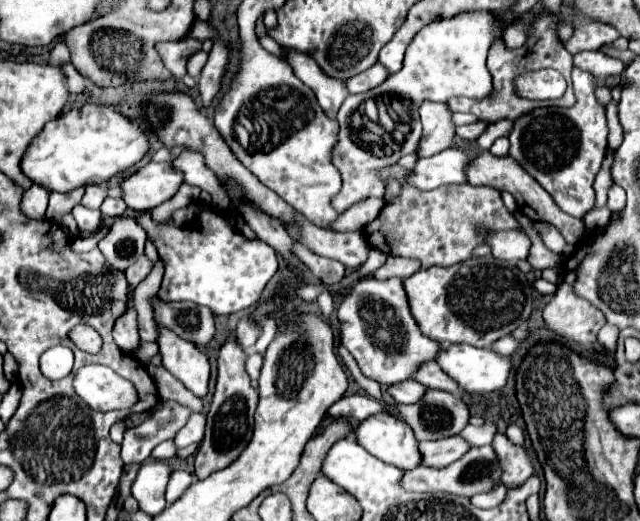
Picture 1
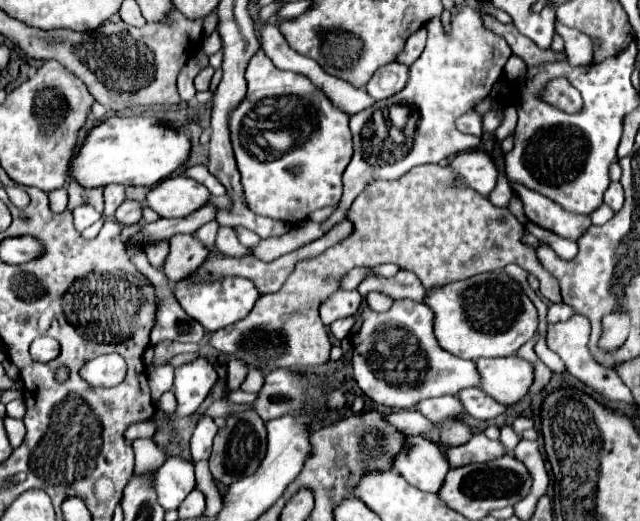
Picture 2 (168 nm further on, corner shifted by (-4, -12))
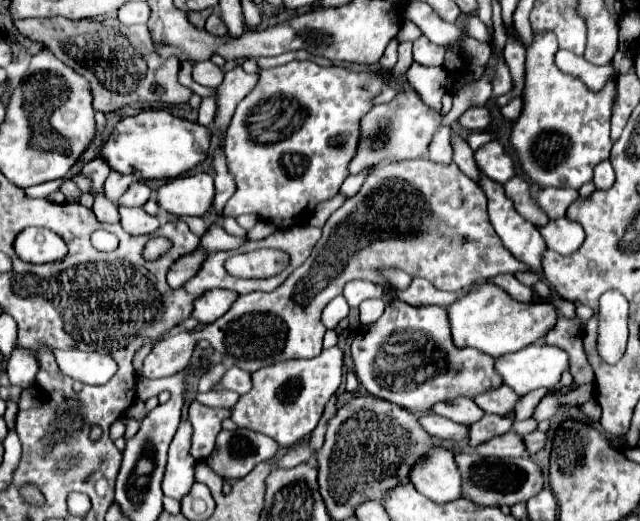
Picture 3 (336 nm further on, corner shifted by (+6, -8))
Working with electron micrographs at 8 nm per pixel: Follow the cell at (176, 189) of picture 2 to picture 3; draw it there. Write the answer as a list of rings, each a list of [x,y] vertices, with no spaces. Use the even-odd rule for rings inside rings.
[[[208,174],[180,176],[156,190],[158,206],[178,216],[202,216],[210,212],[212,196],[214,178]]]

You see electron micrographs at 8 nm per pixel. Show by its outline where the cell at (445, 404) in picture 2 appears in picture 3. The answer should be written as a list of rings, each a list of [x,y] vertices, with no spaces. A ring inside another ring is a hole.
[[[464,396],[448,400],[448,402],[434,404],[432,412],[436,412],[438,416],[448,418],[452,422],[464,424],[464,426],[470,426],[470,424],[474,424],[476,420],[480,420],[484,416],[484,412],[480,412],[480,408],[476,408],[476,404],[472,404],[472,400],[464,398]]]

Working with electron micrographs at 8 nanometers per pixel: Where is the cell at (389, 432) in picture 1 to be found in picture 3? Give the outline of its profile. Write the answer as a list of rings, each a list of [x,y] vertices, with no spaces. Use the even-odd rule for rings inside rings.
[[[434,446],[432,452],[412,466],[408,478],[420,494],[440,504],[462,496],[460,472],[454,464],[452,452],[446,448]]]

